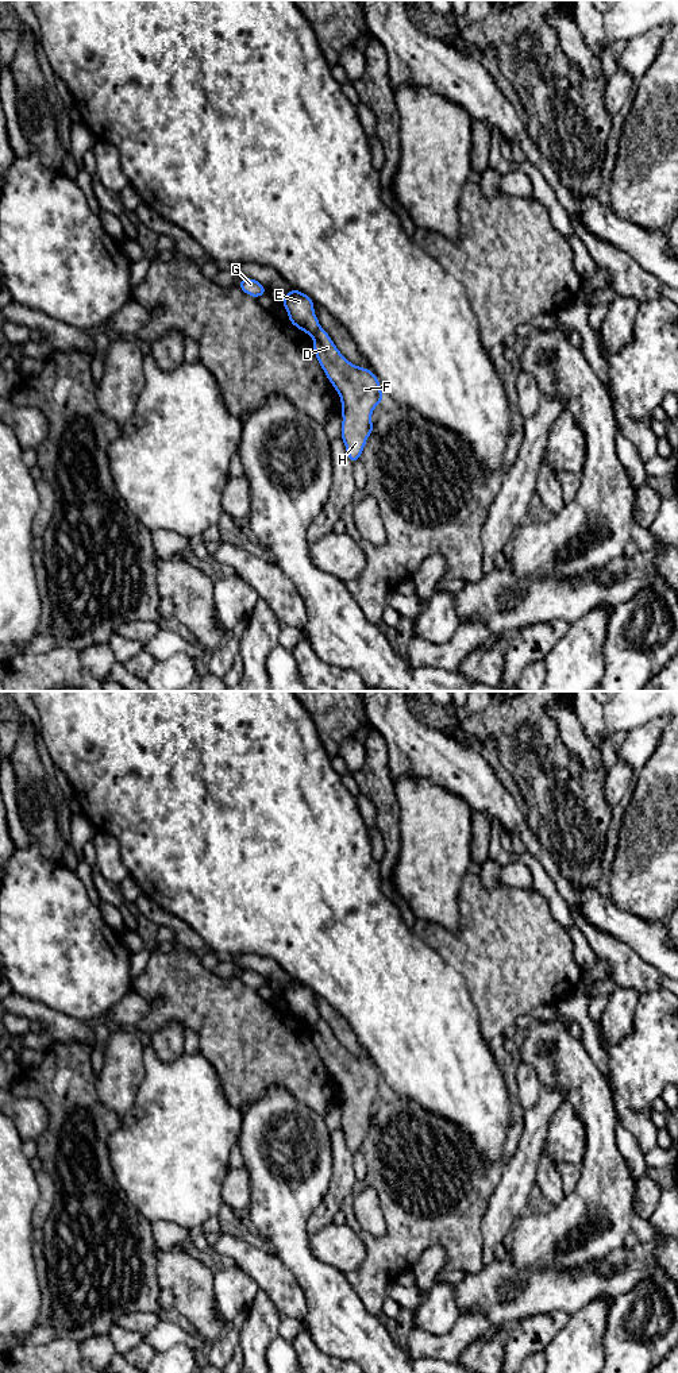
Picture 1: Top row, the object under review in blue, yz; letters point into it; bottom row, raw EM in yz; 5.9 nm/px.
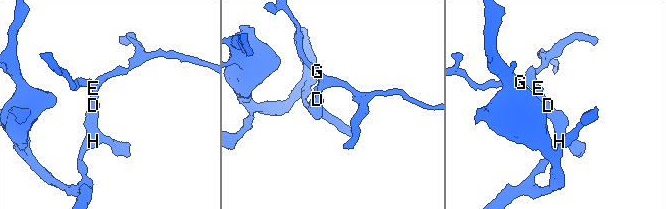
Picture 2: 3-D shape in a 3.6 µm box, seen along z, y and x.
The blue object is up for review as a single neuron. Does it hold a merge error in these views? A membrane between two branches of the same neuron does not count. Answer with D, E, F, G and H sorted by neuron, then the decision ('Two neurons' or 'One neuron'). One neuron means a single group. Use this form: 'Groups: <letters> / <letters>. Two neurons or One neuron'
Groups: D F H / E G. Two neurons

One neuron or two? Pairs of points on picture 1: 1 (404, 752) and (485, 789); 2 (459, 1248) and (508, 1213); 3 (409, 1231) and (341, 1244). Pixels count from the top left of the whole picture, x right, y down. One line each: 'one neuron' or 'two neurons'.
1: one neuron
2: two neurons
3: two neurons

